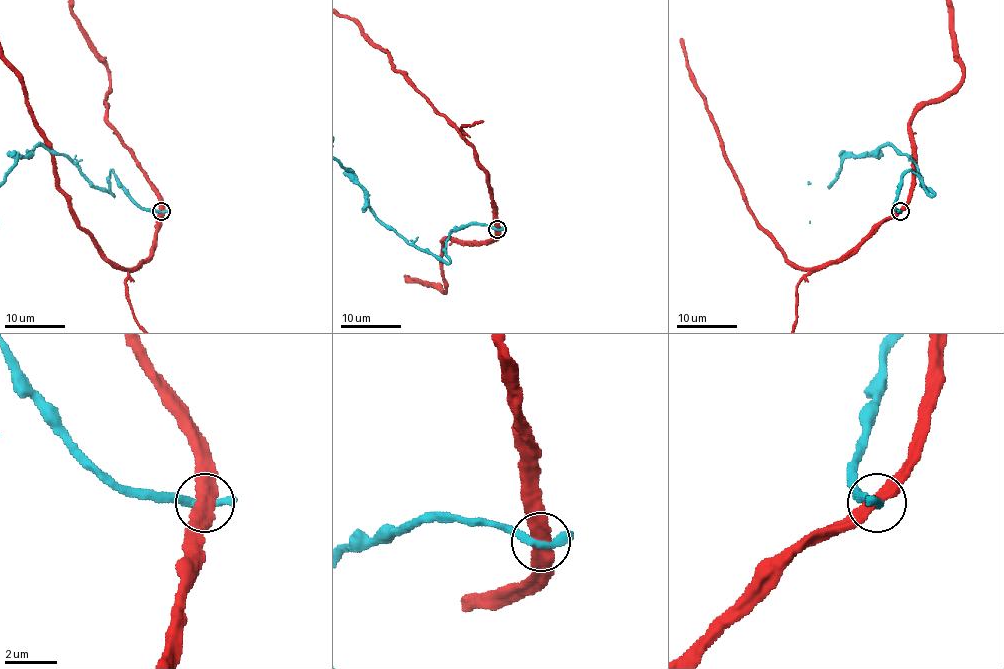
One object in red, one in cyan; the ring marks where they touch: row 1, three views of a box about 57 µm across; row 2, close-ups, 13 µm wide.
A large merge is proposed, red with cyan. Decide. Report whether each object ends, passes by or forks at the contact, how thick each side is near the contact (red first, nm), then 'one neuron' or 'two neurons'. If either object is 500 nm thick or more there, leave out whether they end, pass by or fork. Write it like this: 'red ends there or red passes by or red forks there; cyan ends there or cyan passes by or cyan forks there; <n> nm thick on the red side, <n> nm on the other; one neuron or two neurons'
red passes by; cyan passes by; 480 nm thick on the red side, 280 nm on the other; two neurons

